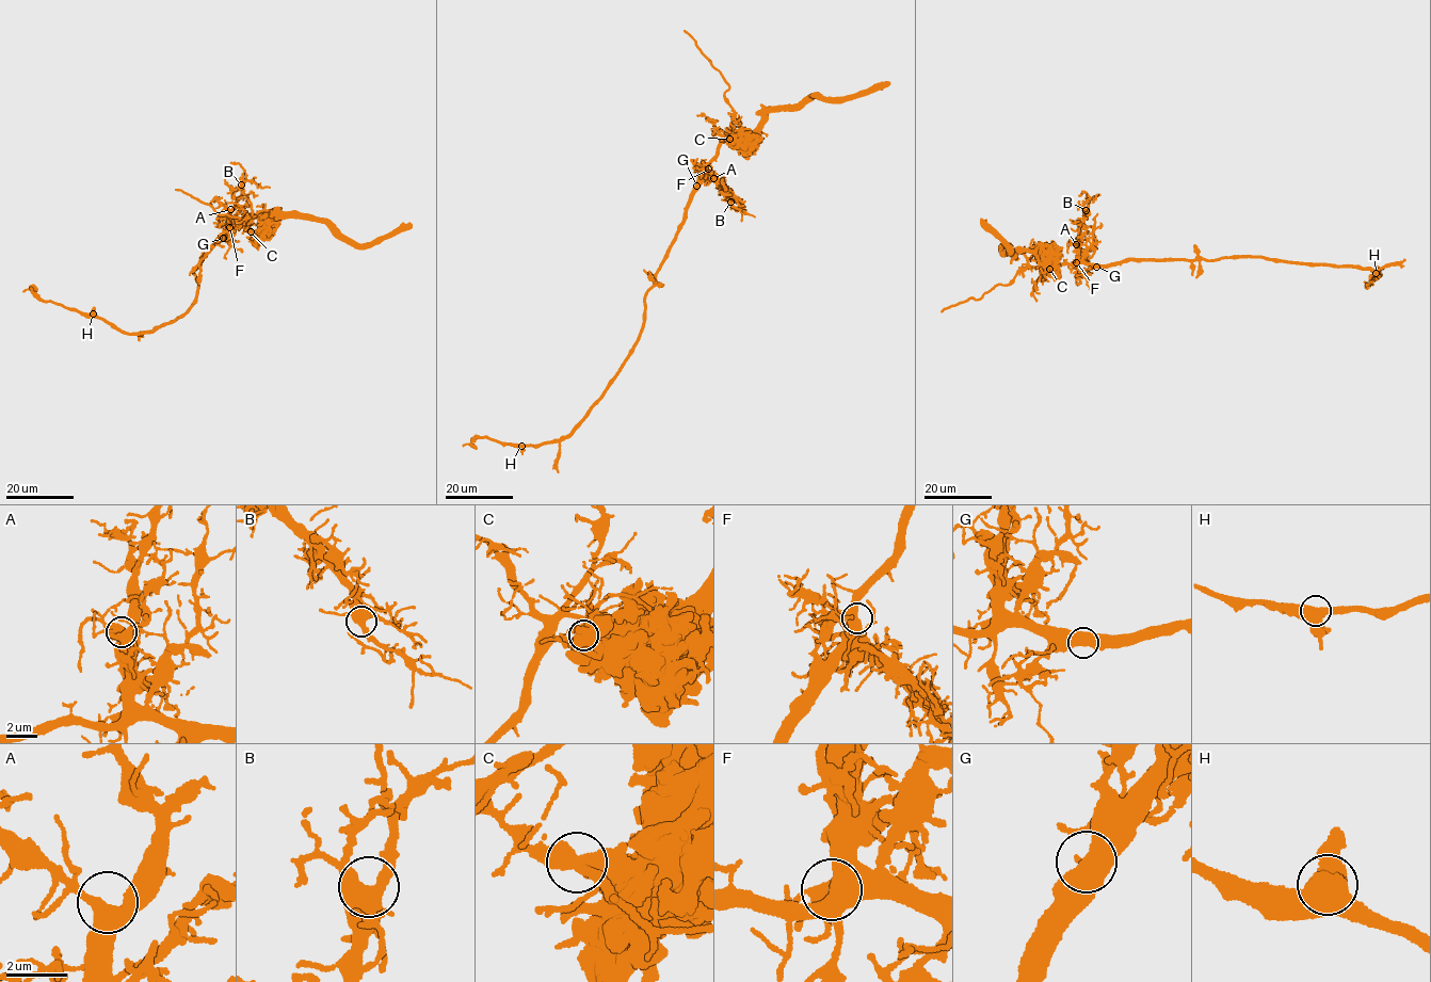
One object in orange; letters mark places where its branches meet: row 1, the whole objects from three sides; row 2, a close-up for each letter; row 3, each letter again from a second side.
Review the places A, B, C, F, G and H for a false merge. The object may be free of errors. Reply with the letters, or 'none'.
C

